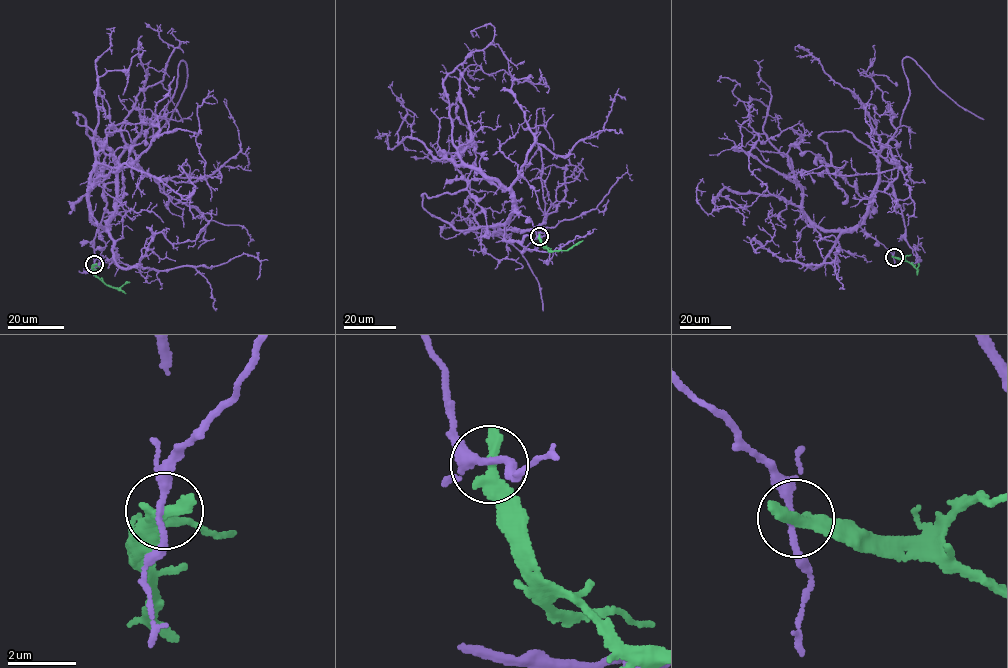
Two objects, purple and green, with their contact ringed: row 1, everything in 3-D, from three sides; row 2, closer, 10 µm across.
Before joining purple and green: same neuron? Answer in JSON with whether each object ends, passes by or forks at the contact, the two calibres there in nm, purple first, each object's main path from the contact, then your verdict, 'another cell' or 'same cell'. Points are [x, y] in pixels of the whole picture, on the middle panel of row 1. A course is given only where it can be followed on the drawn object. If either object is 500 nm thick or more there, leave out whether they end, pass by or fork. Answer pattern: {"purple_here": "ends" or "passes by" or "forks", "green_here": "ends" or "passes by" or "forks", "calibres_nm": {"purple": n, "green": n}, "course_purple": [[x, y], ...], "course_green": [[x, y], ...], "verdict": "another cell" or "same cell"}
{"purple_here": "passes by", "green_here": "ends", "calibres_nm": {"purple": 200, "green": 440}, "course_purple": [[538, 236], [508, 190], [452, 160], [470, 138], [459, 96], [468, 66], [488, 74], [503, 69], [539, 92]], "course_green": [[538, 236], [540, 243], [550, 250], [565, 250], [580, 241]], "verdict": "another cell"}

